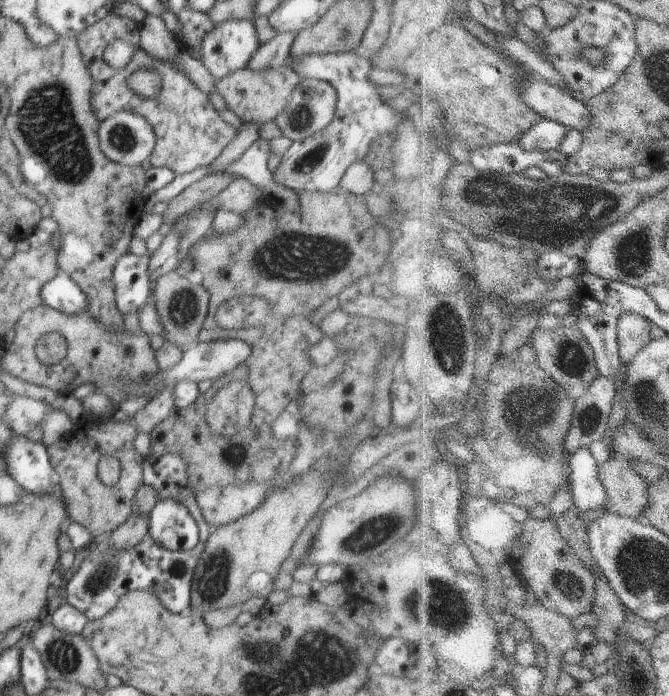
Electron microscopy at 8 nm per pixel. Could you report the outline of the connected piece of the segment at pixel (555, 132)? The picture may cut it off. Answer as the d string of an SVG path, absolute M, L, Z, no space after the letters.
M544 118L516 144L528 152L554 152L560 144L566 142L570 131L571 128L557 120Z

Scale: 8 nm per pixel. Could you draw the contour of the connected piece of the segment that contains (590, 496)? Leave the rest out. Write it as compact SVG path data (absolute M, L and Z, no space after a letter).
M582 448L571 460L575 504L582 511L602 513L609 502L609 492L600 480L599 463L590 448Z

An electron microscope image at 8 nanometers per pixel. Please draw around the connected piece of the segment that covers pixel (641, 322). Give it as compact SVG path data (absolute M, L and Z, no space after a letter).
M626 312L620 321L620 348L624 364L632 362L650 342L652 338L650 318L638 312Z

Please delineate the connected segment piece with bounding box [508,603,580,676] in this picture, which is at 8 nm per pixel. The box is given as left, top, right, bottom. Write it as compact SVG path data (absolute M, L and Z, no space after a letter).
M510 603L509 612L522 620L532 632L532 641L540 643L547 653L546 676L556 670L570 650L576 650L578 634L574 619L546 605L532 603L520 606Z

